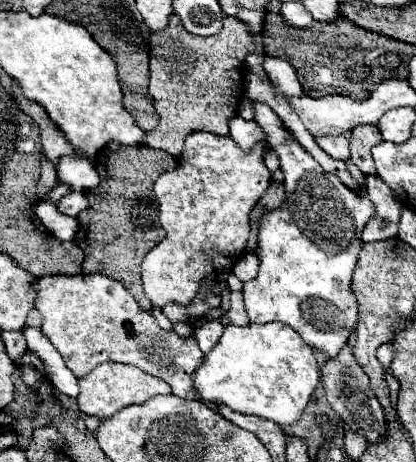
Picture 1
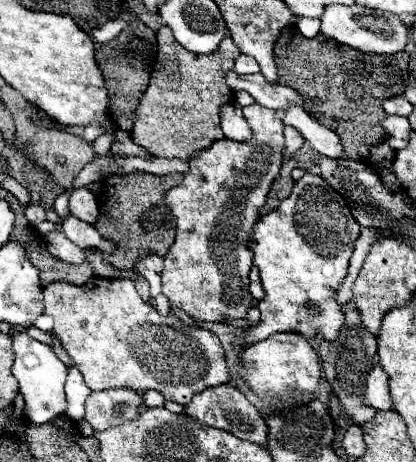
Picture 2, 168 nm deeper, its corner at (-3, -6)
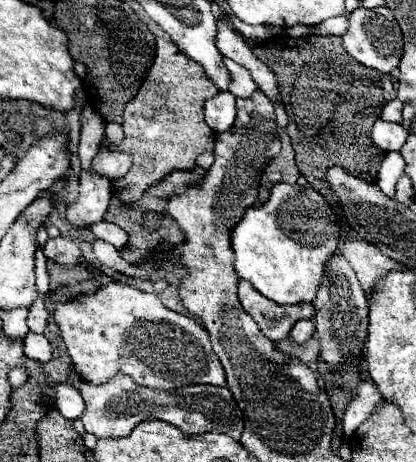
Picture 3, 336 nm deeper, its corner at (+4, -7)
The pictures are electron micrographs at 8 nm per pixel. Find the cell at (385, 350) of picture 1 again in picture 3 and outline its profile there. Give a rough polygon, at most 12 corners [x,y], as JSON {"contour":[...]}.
{"contour":[[361,380],[343,416],[345,436],[369,416],[381,394],[371,380]]}

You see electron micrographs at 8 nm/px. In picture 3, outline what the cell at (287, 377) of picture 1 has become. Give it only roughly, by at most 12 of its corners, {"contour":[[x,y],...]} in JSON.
{"contour":[[299,320],[291,340],[301,344],[315,334],[315,320]]}

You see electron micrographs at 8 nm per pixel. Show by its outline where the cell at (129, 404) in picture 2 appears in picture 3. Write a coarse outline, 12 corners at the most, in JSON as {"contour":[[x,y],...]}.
{"contour":[[117,374],[101,386],[69,380],[97,438],[129,436],[145,420],[185,434],[239,440],[241,410],[227,388],[141,386]]}

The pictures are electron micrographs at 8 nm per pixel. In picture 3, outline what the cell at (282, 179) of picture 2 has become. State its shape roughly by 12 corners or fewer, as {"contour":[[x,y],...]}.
{"contour":[[279,130],[281,152],[267,164],[261,176],[259,202],[283,180],[295,184],[299,168],[285,130]]}

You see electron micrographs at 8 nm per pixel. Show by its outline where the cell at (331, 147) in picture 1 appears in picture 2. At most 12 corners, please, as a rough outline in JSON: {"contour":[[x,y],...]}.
{"contour":[[300,107],[284,113],[320,155],[342,159],[338,133],[312,119]]}

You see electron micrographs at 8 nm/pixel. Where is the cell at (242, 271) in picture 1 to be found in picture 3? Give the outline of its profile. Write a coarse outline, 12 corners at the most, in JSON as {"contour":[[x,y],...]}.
{"contour":[[239,280],[243,310],[273,340],[287,340],[293,324],[313,318],[311,304],[279,306]]}

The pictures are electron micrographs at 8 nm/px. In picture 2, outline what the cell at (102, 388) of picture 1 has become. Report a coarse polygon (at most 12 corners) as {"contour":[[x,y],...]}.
{"contour":[[154,389],[140,391],[146,407],[162,407],[164,395]]}

